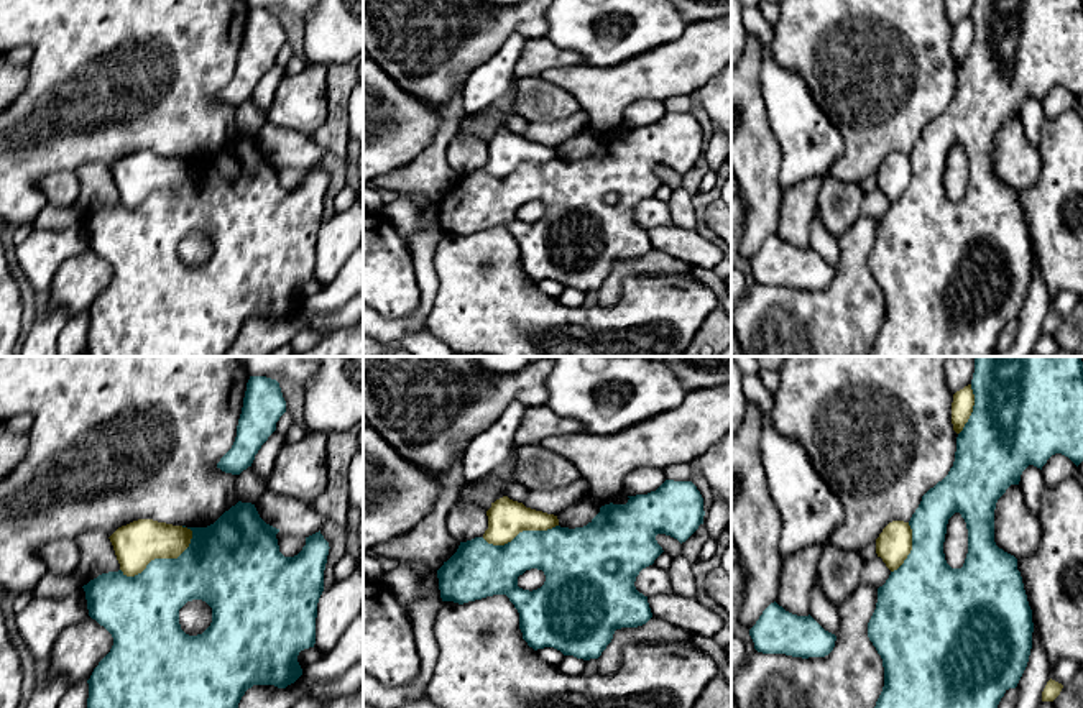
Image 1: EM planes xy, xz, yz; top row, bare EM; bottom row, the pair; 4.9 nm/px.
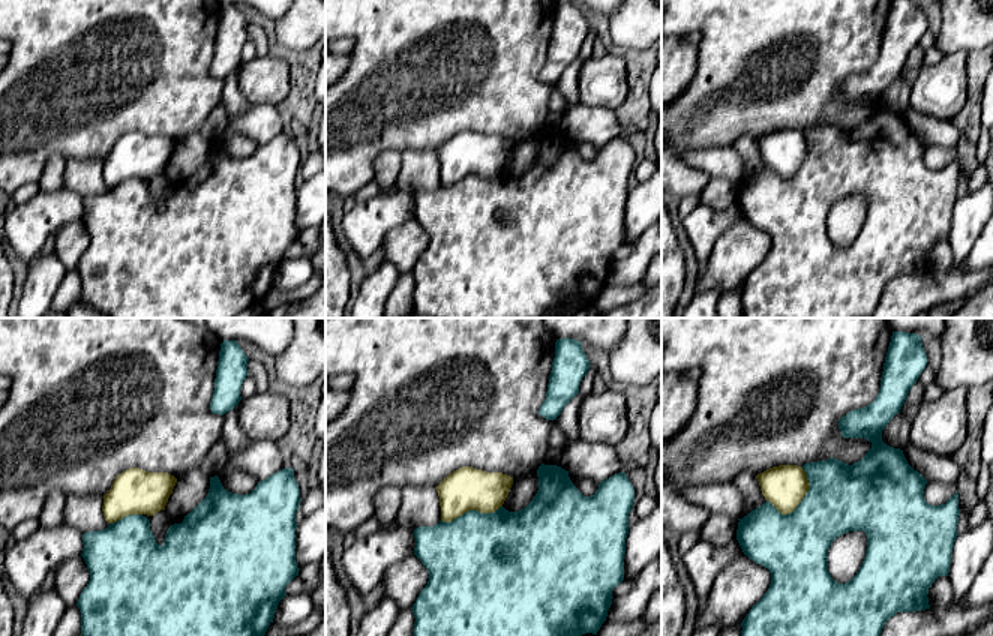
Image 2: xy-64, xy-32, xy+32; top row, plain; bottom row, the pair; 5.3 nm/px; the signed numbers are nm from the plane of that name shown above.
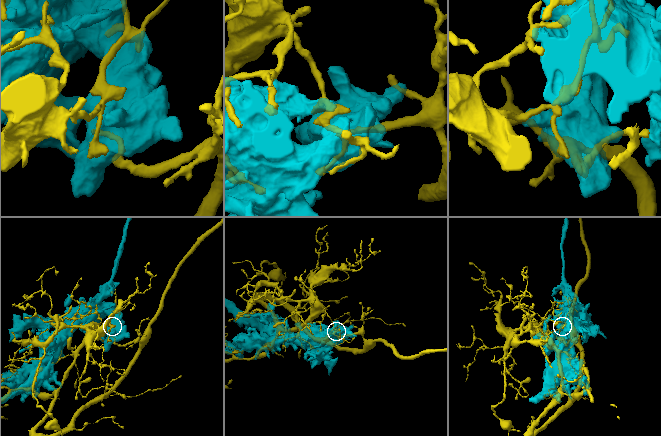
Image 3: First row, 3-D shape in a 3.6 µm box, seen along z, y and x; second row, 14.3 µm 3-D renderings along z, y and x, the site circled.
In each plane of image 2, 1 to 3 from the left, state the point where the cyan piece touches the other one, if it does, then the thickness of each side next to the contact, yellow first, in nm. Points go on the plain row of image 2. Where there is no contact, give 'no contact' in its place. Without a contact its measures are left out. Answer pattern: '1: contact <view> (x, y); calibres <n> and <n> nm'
1: contact xy-64 (125, 179); calibres 240 and 400 nm
2: contact xy-32 (471, 173); calibres 220 and 380 nm
3: contact xy+32 (806, 156); calibres 240 and 360 nm

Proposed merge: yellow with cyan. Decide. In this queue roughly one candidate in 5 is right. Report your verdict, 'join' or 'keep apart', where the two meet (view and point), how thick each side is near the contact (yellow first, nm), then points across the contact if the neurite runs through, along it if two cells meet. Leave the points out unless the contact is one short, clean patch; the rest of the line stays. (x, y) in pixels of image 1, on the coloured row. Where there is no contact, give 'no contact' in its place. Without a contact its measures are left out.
keep apart | xy (161, 557) | 220/320 nm

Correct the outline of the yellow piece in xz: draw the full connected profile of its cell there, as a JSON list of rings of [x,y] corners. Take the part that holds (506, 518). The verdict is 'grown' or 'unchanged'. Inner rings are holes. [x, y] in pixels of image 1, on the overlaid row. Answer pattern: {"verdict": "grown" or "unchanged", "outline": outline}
{"verdict": "unchanged", "outline": [[[508,496],[491,503],[486,516],[488,529],[483,539],[493,545],[505,545],[523,531],[547,531],[559,526],[557,516],[526,508]]]}

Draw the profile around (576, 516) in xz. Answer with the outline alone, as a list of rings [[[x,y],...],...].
[[[582,503],[572,504],[570,508],[564,509],[557,516],[557,519],[560,527],[569,527],[569,529],[583,527],[588,522],[592,522],[592,517],[587,516],[587,506]]]

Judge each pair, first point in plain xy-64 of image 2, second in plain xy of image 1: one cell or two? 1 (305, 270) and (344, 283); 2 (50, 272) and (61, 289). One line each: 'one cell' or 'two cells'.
1: one cell
2: two cells

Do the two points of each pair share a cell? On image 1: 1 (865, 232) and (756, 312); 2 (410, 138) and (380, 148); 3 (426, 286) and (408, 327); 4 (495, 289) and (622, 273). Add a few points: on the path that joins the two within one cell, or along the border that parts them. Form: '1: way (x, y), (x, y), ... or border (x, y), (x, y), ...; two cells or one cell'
1: way (853, 266), (852, 276), (822, 306), (791, 306); one cell
2: way (403, 138), (390, 138), (387, 142); one cell
3: way (426, 296), (424, 309), (418, 317); one cell
4: border (661, 275), (630, 276), (615, 303), (599, 304); two cells

